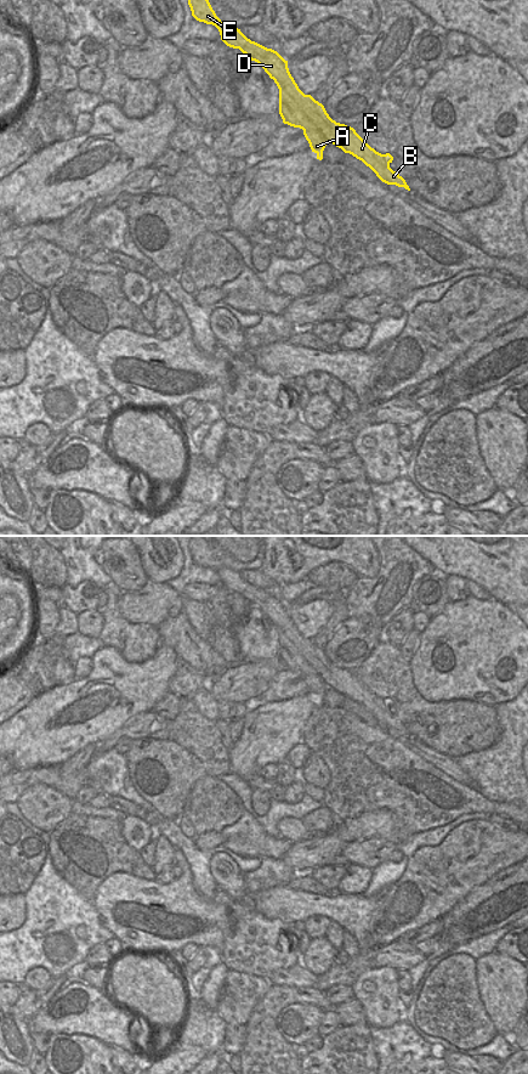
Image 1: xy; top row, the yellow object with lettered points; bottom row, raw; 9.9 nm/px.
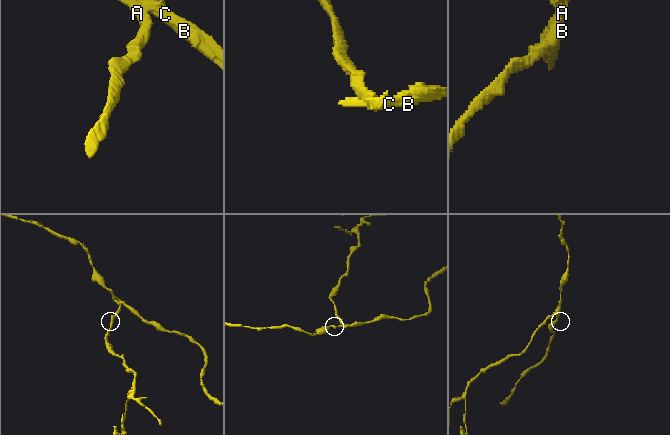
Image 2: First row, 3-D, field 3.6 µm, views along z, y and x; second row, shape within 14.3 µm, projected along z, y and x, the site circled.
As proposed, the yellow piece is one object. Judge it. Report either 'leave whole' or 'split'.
split

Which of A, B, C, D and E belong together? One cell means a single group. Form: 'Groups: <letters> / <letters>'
Groups: A / B C D E.

